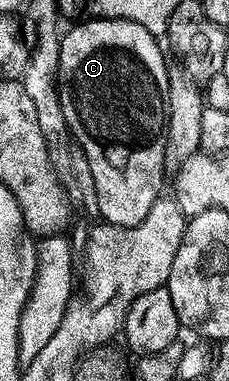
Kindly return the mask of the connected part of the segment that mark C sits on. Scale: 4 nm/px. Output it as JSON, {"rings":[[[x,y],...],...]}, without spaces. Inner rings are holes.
{"rings":[[[95,16],[92,22],[79,22],[71,31],[61,37],[61,60],[59,61],[59,99],[63,115],[67,121],[70,137],[85,152],[89,160],[90,171],[93,172],[94,183],[97,188],[98,217],[109,226],[136,226],[149,216],[149,208],[161,197],[159,190],[163,186],[163,161],[165,160],[165,144],[167,143],[167,125],[169,124],[169,76],[167,75],[168,59],[163,59],[163,50],[159,47],[160,39],[151,34],[141,24],[129,18],[104,18]]]}

